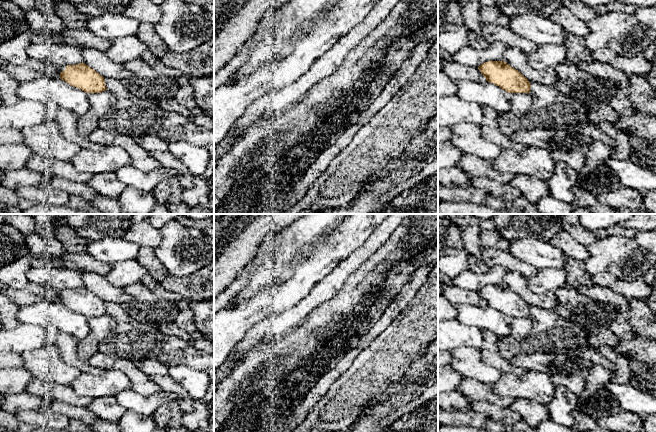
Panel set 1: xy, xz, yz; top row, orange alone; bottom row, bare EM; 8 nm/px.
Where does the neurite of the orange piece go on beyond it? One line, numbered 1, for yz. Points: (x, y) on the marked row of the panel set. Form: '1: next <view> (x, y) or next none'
1: next none

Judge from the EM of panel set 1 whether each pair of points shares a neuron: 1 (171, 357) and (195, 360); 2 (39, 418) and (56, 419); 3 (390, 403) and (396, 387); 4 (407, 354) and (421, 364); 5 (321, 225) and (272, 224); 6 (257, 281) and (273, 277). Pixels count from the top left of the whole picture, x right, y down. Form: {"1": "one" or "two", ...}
{"1": "one", "2": "one", "3": "two", "4": "two", "5": "two", "6": "one"}

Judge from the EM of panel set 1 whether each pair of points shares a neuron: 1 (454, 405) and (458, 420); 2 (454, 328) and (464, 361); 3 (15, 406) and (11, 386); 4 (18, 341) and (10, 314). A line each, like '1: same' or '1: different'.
1: different
2: different
3: different
4: different

